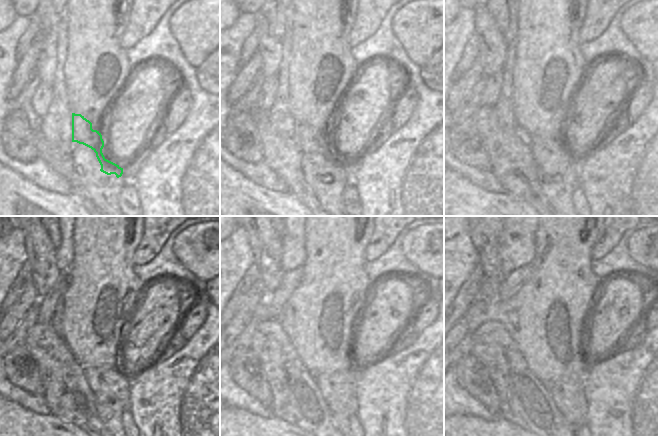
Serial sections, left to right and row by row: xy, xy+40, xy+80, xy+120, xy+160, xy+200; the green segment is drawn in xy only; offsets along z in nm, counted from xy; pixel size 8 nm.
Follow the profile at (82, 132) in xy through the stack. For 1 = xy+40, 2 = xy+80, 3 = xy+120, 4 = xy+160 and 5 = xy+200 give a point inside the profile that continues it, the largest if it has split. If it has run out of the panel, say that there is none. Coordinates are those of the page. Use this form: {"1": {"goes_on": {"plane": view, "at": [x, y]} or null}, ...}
{"1": {"goes_on": {"plane": "xy+40", "at": [308, 138]}}, "2": {"goes_on": {"plane": "xy+80", "at": [556, 159]}}, "3": {"goes_on": {"plane": "xy+120", "at": [109, 385]}}, "4": {"goes_on": {"plane": "xy+160", "at": [338, 388]}}, "5": {"goes_on": {"plane": "xy+200", "at": [567, 393]}}}

